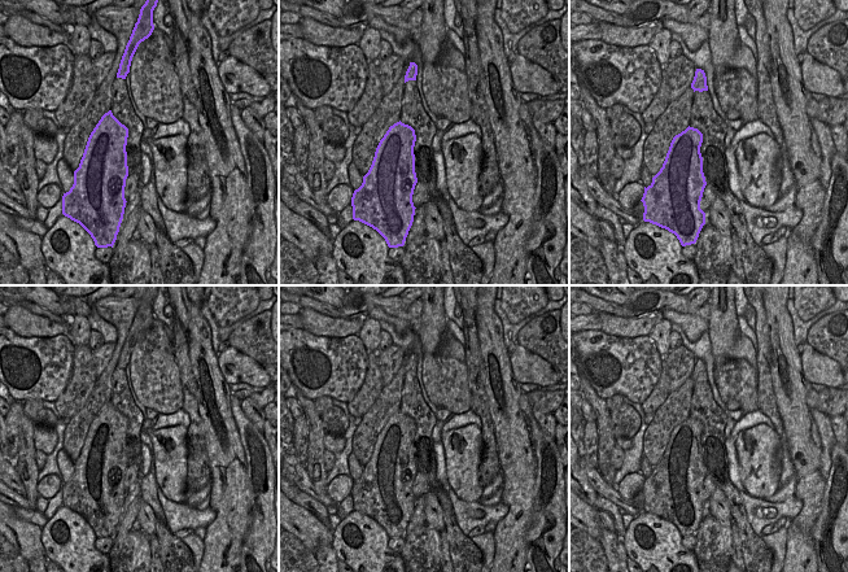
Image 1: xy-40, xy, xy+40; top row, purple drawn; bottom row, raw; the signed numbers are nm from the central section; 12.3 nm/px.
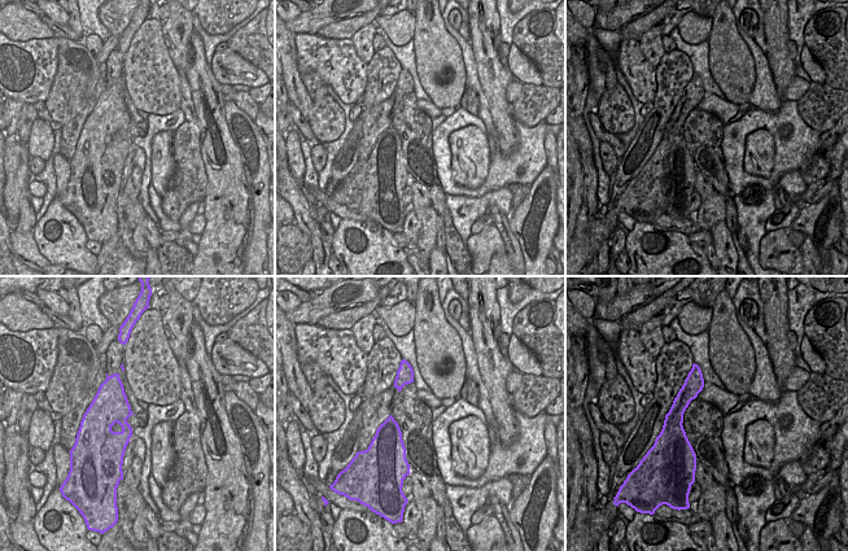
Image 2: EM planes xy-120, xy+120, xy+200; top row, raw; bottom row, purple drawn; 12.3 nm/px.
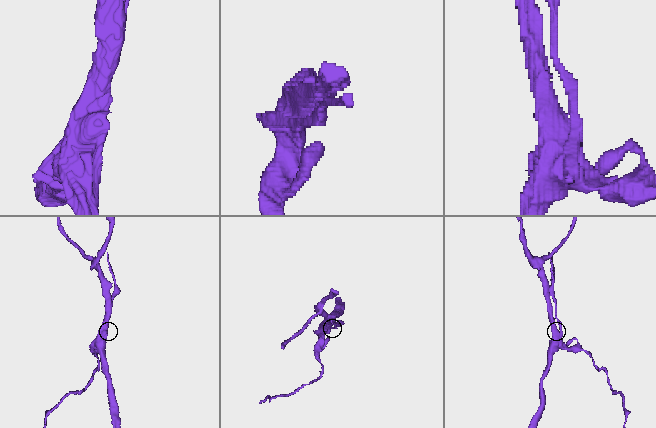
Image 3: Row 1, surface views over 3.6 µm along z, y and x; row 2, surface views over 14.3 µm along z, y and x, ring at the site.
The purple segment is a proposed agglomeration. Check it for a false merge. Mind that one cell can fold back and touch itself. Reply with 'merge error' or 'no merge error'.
merge error

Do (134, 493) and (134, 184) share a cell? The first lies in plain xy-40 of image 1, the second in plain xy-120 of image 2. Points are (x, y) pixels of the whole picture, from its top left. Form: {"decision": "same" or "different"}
{"decision": "same"}

